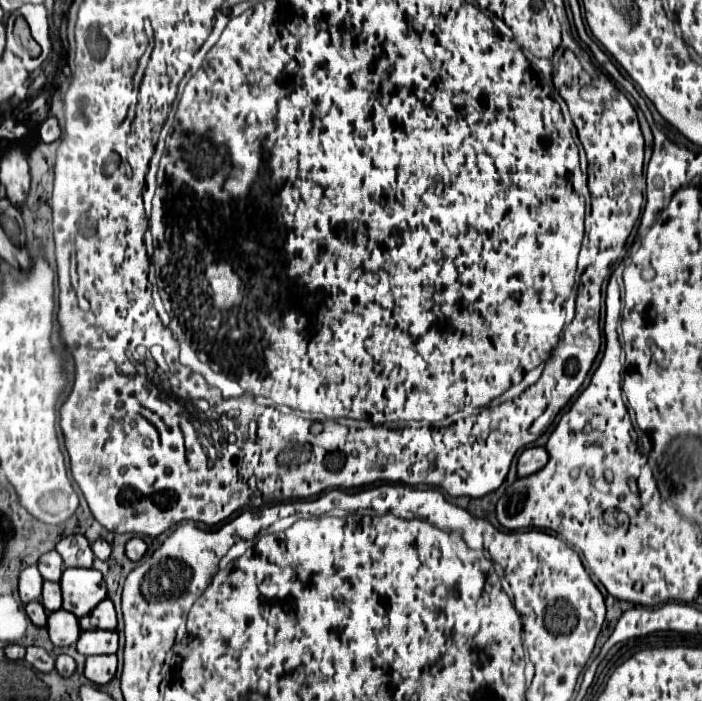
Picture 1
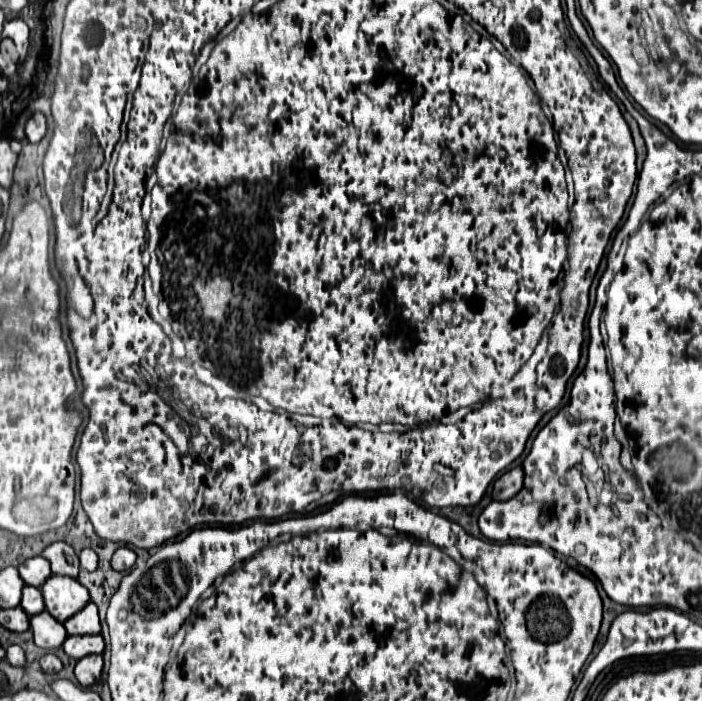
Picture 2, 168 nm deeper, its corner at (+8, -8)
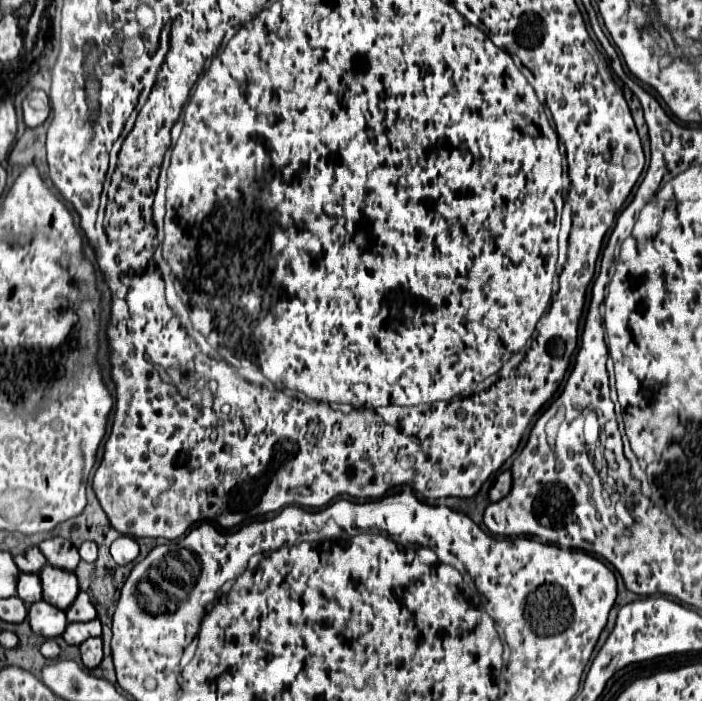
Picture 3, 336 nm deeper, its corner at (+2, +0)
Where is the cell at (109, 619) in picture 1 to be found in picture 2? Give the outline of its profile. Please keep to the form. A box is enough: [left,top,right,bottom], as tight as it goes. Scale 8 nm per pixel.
[64,603,100,635]

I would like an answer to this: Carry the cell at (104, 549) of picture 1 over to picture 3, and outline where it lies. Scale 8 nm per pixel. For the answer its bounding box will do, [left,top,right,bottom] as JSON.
[78,541,98,563]

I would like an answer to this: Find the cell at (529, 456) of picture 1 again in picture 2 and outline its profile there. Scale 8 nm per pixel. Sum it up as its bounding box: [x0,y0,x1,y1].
[492,467,524,501]

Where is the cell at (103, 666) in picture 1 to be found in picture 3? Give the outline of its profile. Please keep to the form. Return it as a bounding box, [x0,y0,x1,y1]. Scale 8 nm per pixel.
[80,637,102,669]

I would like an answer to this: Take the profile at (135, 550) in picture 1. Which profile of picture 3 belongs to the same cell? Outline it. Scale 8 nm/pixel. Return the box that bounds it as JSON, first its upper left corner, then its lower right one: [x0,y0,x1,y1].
[110,535,140,565]

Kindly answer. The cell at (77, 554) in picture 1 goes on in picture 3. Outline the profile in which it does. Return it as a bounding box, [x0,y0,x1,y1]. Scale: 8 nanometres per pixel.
[38,537,80,571]

